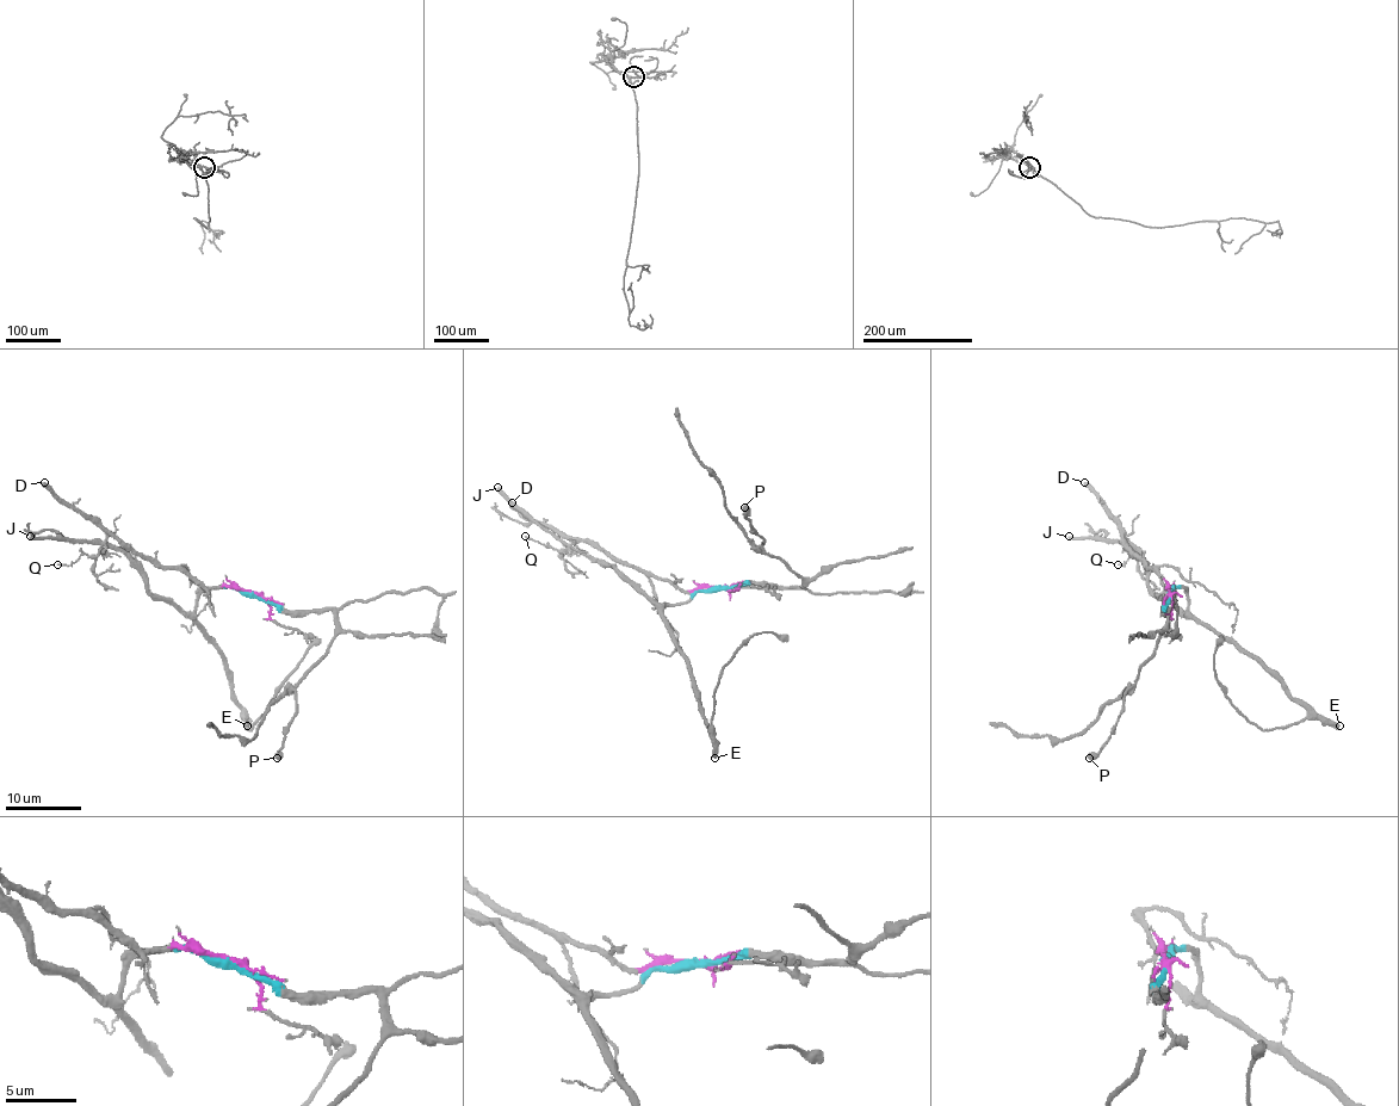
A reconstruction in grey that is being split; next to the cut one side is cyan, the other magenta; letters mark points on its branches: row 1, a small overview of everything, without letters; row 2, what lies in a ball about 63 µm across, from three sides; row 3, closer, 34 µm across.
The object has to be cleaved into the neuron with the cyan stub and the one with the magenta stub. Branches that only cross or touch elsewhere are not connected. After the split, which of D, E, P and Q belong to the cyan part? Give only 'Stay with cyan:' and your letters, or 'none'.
Stay with cyan: E, P

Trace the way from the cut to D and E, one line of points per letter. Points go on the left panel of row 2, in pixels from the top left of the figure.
D: (253, 594), (228, 586), (208, 588), (179, 569), (144, 560), (81, 516), (43, 482)
E: (253, 594), (212, 586), (199, 594), (196, 607), (196, 619), (221, 655), (247, 725)

